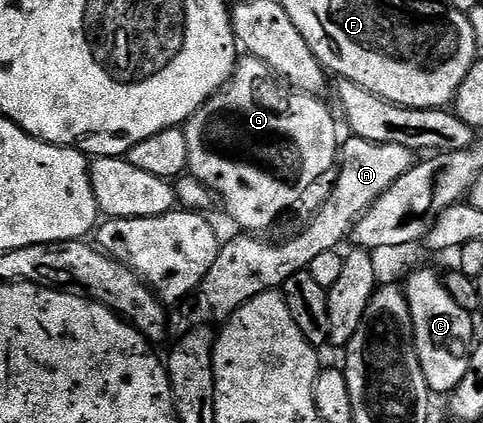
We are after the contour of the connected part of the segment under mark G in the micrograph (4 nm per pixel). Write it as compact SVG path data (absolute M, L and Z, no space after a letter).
M244 54L236 61L236 68L232 72L227 84L208 99L199 110L188 119L188 123L183 125L186 134L186 147L190 150L188 159L188 172L194 178L198 178L203 184L208 185L217 197L224 199L224 204L228 207L228 212L241 224L241 229L248 230L252 224L252 212L269 212L276 216L279 212L284 212L287 208L292 208L324 175L331 173L338 164L338 139L336 140L336 120L332 117L330 109L324 105L323 99L315 96L307 96L305 92L298 92L294 88L289 88L279 76L275 76L258 58Z

